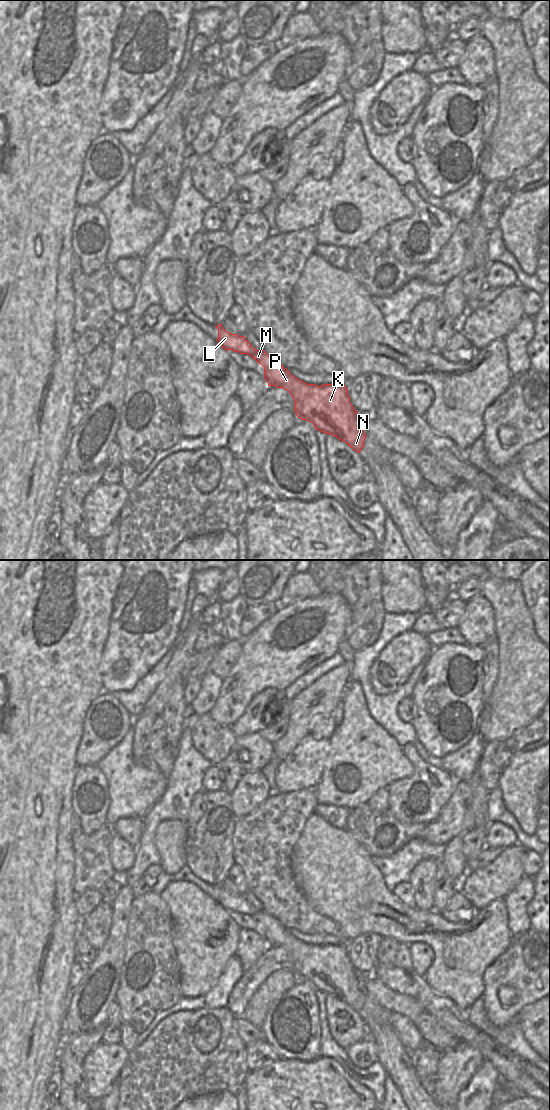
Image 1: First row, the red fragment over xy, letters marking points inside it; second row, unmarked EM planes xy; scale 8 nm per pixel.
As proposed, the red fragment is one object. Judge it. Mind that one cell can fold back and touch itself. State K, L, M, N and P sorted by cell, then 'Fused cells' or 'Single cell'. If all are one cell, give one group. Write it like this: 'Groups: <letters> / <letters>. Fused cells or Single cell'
Groups: K L M N P. Single cell.

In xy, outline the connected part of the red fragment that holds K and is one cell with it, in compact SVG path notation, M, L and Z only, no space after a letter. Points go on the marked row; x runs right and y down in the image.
M222 324L215 326L218 329L216 340L222 348L247 354L264 367L264 379L268 386L275 386L287 390L294 399L294 412L302 420L311 422L316 430L325 434L331 434L345 442L350 448L360 453L364 447L366 435L362 427L362 416L350 403L348 389L341 384L307 384L293 376L276 358L267 354L264 350L257 350L244 337L227 332Z

